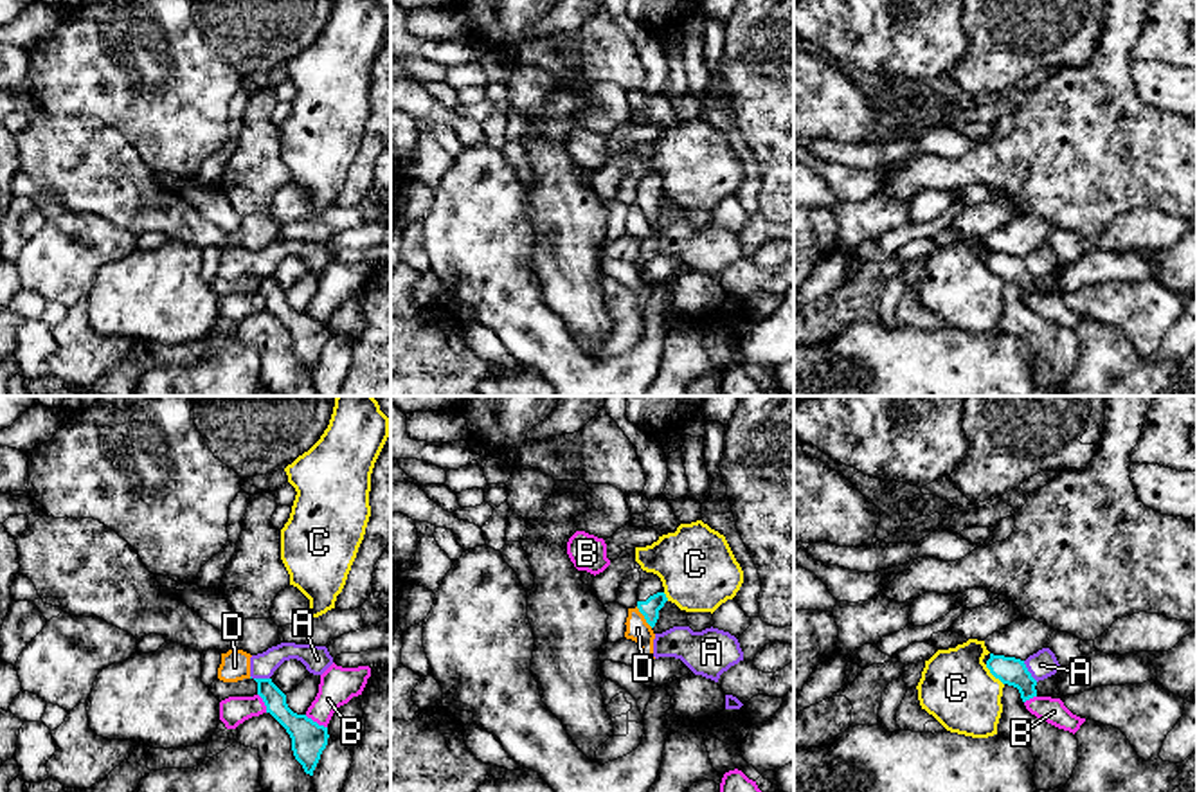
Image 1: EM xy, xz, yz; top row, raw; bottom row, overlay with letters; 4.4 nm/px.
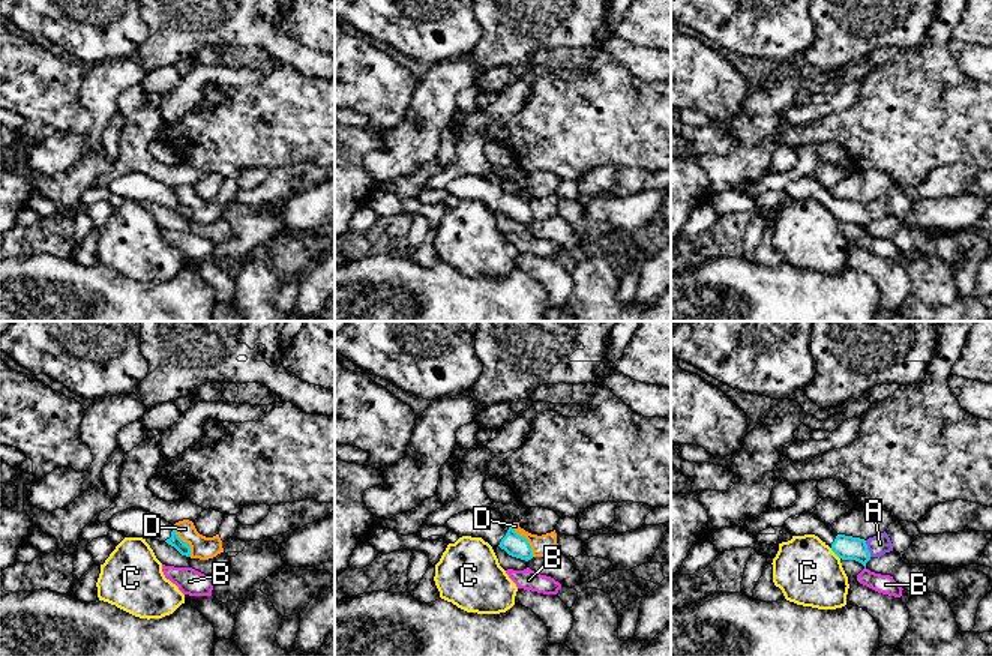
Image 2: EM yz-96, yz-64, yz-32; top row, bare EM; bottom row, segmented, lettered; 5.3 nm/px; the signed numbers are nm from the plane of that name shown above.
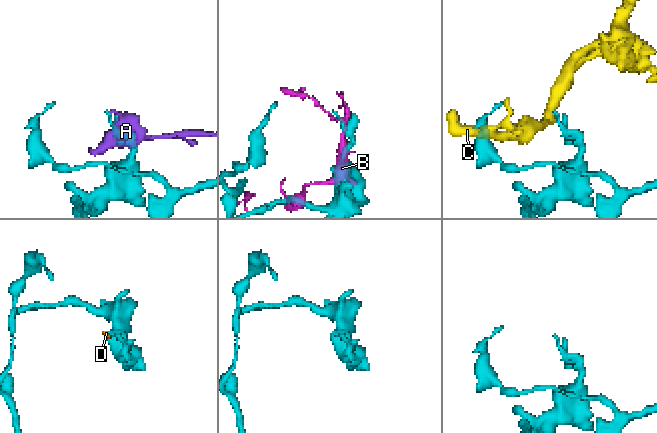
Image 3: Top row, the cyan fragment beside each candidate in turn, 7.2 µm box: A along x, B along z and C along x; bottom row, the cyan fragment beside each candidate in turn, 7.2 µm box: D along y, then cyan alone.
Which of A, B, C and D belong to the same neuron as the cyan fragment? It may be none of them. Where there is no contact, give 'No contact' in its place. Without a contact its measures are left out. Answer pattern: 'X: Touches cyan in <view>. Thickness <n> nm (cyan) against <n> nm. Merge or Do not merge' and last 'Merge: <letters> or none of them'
A: Touches cyan in yz. Thickness 120 nm (cyan) against 120 nm. Do not merge
B: Touches cyan in xy. Thickness 160 nm (cyan) against 160 nm. Do not merge
C: Touches cyan in yz. Thickness 120 nm (cyan) against 320 nm. Do not merge
D: Touches cyan in xz. Thickness 80 nm (cyan) against 100 nm. Do not merge
Merge: none of them

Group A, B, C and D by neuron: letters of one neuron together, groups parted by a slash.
A D / B / C

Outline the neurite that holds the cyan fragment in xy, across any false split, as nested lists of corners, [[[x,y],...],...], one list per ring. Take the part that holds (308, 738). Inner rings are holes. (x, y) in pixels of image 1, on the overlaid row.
[[[254,679],[257,682],[257,695],[270,713],[290,734],[295,760],[304,772],[313,776],[322,751],[328,745],[328,727],[319,725],[306,715],[293,713],[286,704],[286,695],[272,682],[272,679]]]

